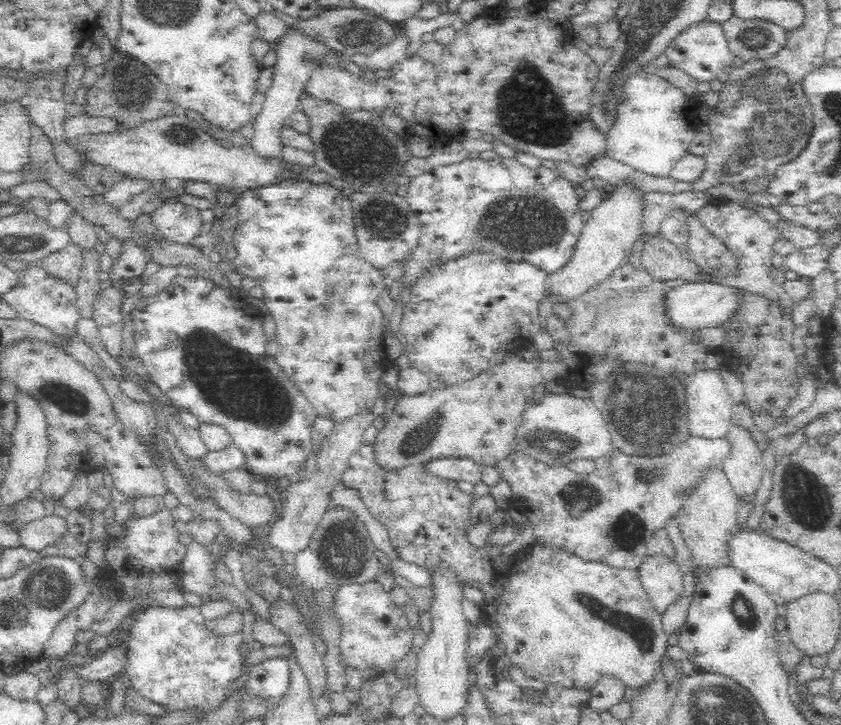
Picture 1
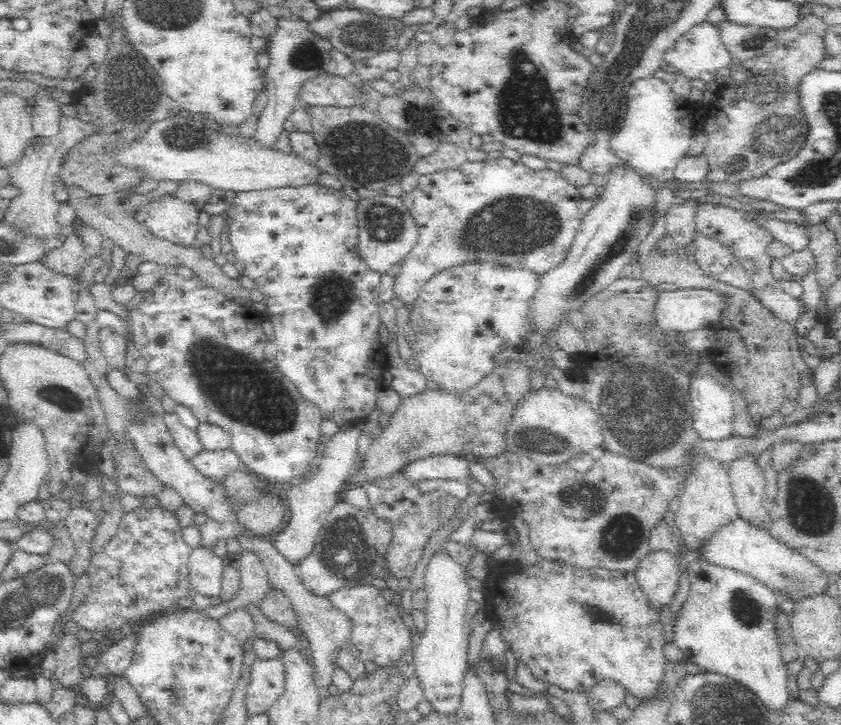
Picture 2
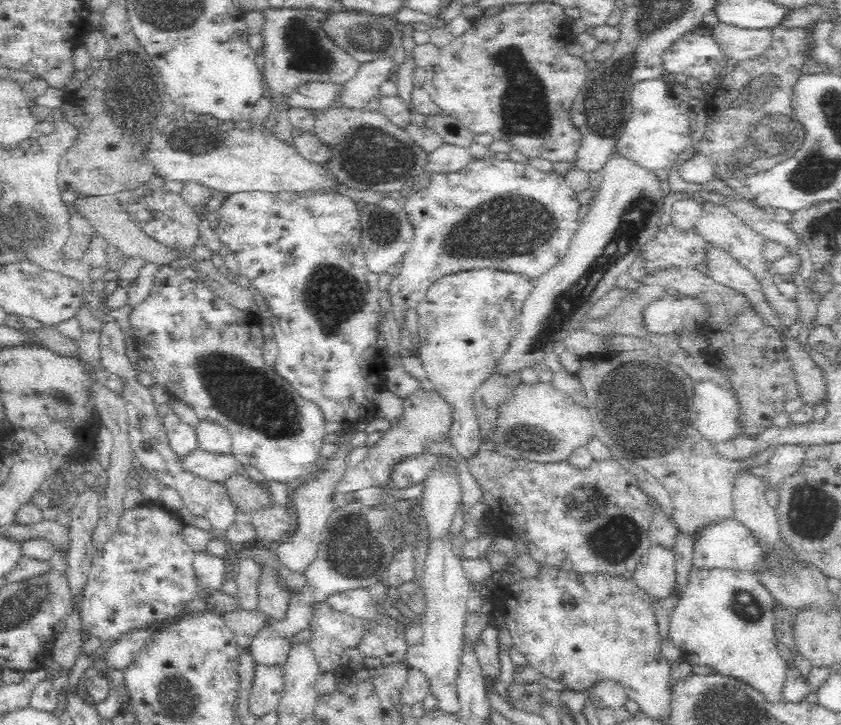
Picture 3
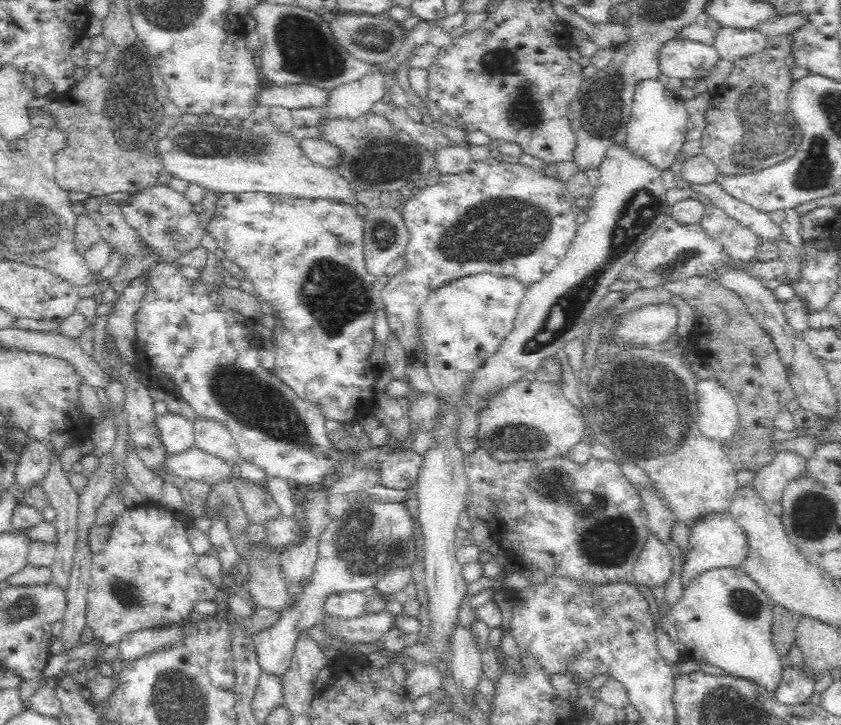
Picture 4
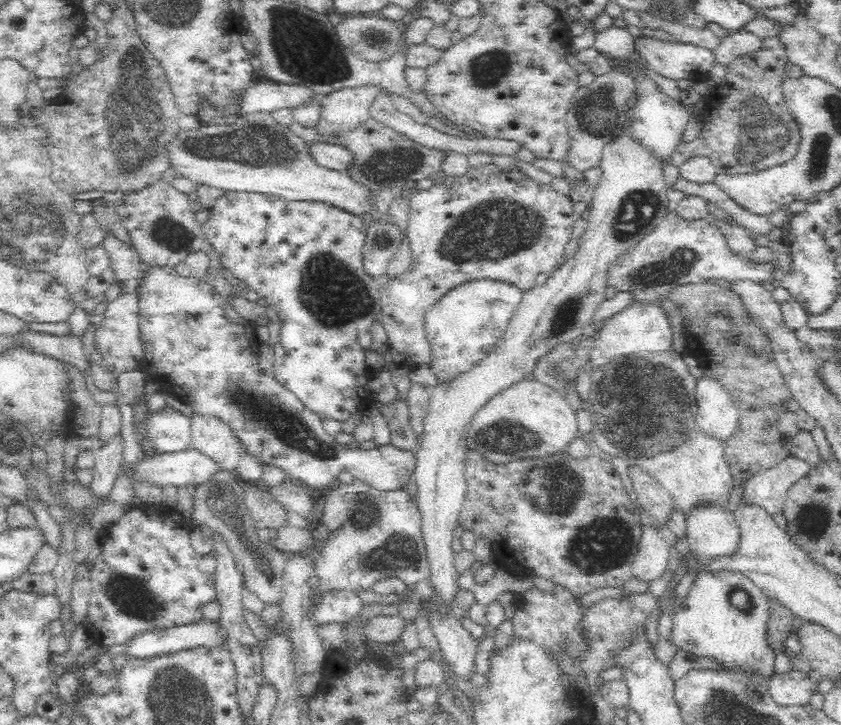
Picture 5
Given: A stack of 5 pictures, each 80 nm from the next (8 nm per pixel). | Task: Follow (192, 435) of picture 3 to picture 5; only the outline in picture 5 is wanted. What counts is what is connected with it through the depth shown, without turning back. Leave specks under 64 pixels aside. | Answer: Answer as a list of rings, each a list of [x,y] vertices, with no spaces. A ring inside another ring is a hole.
[[[165,407],[148,417],[148,437],[151,446],[160,453],[180,452],[192,447],[191,418]]]

